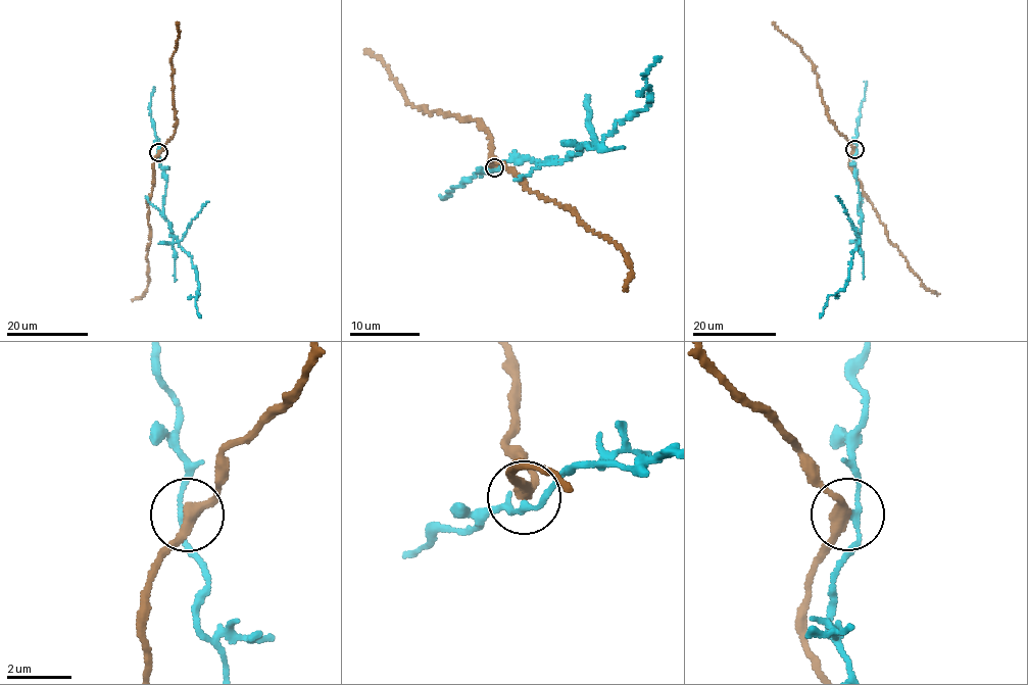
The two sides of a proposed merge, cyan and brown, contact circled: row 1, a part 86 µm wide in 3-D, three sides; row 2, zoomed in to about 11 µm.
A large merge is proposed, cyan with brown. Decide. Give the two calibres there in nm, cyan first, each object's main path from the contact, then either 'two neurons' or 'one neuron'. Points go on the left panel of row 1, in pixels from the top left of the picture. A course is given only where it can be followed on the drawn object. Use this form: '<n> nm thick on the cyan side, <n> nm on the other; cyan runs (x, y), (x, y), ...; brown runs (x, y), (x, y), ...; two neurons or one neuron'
150 nm thick on the cyan side, 320 nm on the other; cyan runs (158, 152), (166, 180), (163, 215), (173, 236), (188, 252), (195, 267), (200, 316); brown runs (158, 152), (154, 160), (154, 185), (147, 203), (150, 230), (146, 249), (149, 281), (143, 296), (132, 300); two neurons

